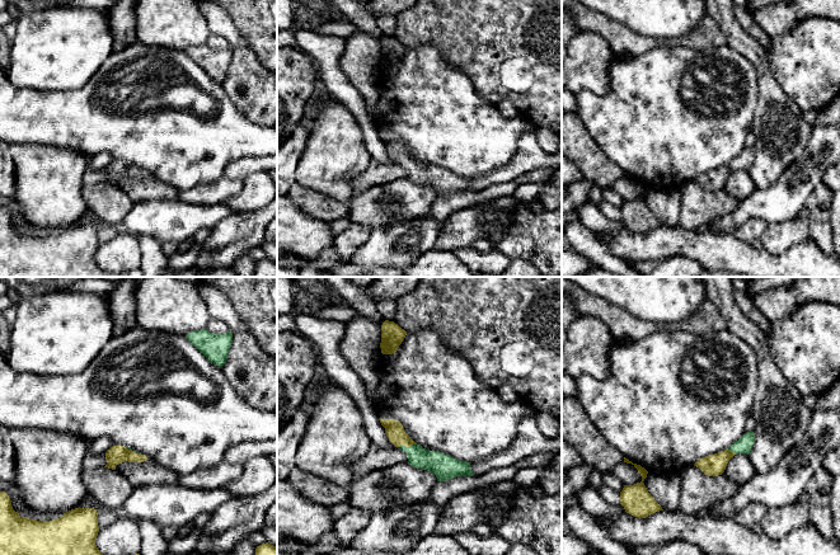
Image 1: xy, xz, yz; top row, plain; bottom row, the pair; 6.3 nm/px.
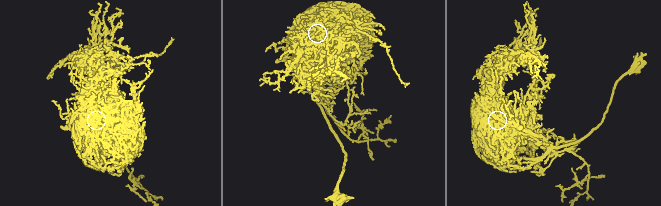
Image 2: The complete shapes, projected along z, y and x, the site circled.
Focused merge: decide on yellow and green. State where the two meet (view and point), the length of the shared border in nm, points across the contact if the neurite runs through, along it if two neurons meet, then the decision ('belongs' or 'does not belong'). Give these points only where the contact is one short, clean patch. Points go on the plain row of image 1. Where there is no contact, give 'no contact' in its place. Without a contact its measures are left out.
contact xz (407, 161); length 110 nm; way xz (394, 146), (407, 161), (420, 173), (441, 180); belongs

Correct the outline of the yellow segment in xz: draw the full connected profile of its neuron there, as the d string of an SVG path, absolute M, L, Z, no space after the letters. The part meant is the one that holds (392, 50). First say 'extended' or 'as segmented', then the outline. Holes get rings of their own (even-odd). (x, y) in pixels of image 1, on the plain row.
as segmented; M385 36L381 41L381 69L393 70L404 56L407 47L394 37Z

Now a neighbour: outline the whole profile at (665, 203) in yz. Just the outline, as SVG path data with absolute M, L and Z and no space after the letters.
M648 188L643 198L663 226L679 227L681 213L679 189Z

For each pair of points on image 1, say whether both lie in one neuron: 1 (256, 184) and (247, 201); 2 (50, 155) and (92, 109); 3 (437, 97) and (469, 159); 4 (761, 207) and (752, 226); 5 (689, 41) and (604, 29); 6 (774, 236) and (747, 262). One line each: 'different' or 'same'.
1: same
2: different
3: same
4: different
5: same
6: different

